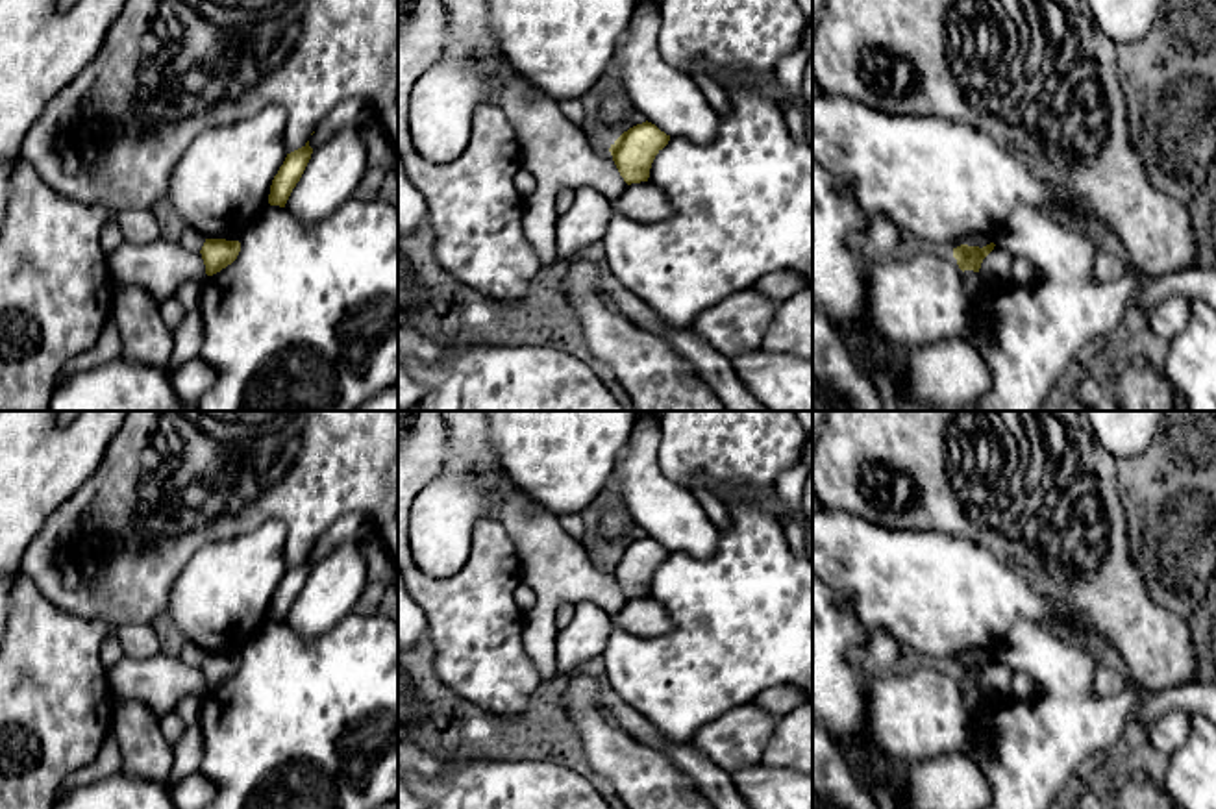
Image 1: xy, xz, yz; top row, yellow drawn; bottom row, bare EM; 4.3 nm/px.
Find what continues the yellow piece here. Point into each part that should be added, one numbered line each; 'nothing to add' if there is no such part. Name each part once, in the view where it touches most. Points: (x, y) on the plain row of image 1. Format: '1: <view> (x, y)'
nothing to add

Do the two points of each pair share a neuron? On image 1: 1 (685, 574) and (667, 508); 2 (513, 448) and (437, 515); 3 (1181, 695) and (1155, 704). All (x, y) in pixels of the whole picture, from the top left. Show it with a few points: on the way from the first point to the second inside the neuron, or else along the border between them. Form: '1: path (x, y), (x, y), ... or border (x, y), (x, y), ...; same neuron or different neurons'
1: border (720, 535), (717, 550), (707, 558), (670, 552); different neurons
2: border (489, 430), (489, 441), (500, 469), (526, 495); different neurons
3: path (1176, 698), (1161, 702); same neuron

